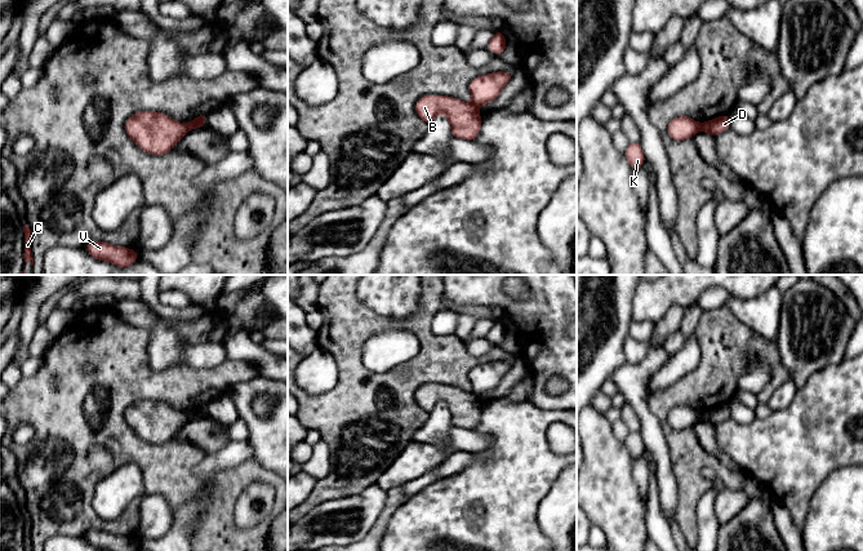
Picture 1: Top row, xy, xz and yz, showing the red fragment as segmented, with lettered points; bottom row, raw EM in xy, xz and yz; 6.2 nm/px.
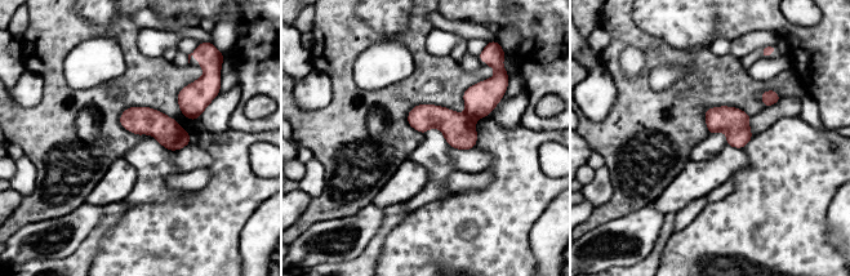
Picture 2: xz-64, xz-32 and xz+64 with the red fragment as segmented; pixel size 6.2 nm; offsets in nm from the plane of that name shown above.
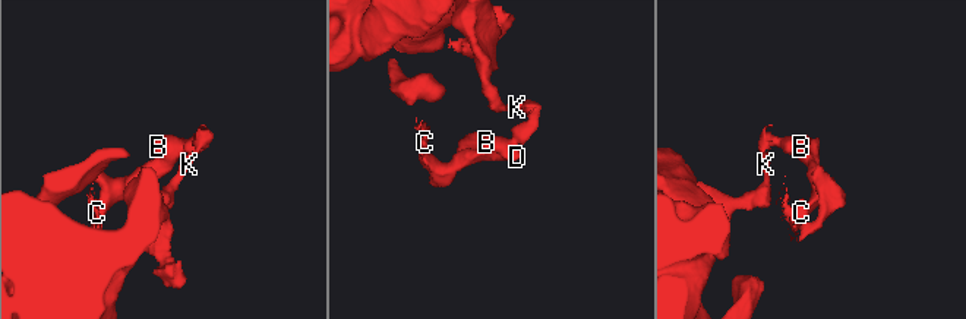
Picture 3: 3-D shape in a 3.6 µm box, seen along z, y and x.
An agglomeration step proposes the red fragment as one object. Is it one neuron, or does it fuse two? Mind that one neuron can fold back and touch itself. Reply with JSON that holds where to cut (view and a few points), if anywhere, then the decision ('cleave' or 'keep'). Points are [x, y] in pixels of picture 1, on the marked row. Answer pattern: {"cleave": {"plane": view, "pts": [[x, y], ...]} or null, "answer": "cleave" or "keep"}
{"cleave": {"plane": "yz", "pts": [[699, 124], [697, 129]]}, "answer": "cleave"}

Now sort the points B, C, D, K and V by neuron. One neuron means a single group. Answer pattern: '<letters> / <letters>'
B C D V / K

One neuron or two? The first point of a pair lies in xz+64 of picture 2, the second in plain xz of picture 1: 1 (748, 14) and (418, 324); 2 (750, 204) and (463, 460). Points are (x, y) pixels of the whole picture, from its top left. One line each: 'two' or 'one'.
1: two
2: two

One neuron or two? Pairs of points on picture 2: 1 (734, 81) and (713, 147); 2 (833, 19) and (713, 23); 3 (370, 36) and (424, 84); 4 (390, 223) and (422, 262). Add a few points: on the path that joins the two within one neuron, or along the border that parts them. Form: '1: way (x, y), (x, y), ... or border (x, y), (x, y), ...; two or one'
1: border (710, 134), (690, 154); two
2: way (804, 34), (792, 34), (774, 21), (743, 21); one
3: way (347, 63), (347, 81), (357, 92), (394, 98); one
4: border (410, 212), (387, 236), (381, 256); two

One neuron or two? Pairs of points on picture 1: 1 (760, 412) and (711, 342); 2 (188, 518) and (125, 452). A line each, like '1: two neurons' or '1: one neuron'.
1: two neurons
2: two neurons

